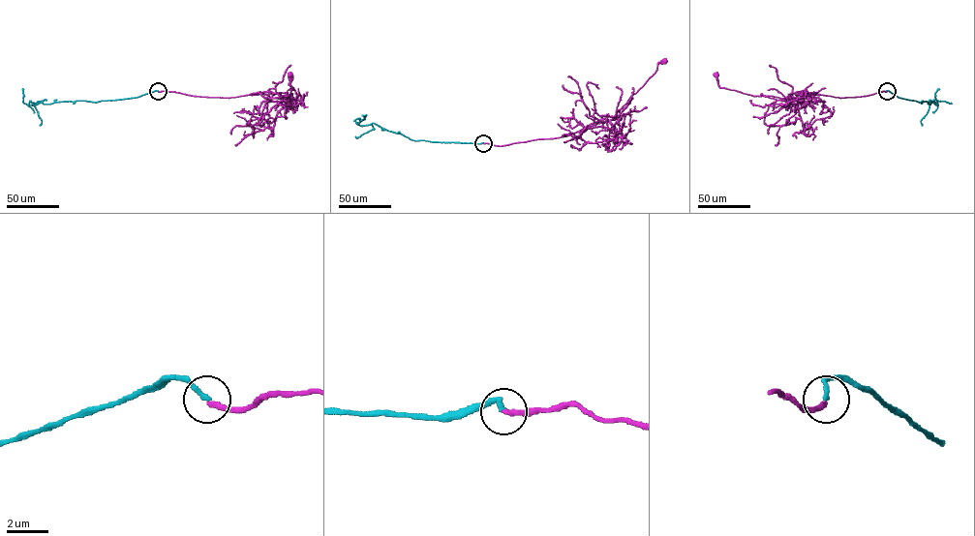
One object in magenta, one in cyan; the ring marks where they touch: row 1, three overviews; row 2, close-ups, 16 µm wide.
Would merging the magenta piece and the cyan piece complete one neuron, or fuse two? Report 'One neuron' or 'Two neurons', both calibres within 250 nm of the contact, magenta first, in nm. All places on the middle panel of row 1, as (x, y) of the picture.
One neuron. Thickness 240 nm (magenta) against 220 nm

